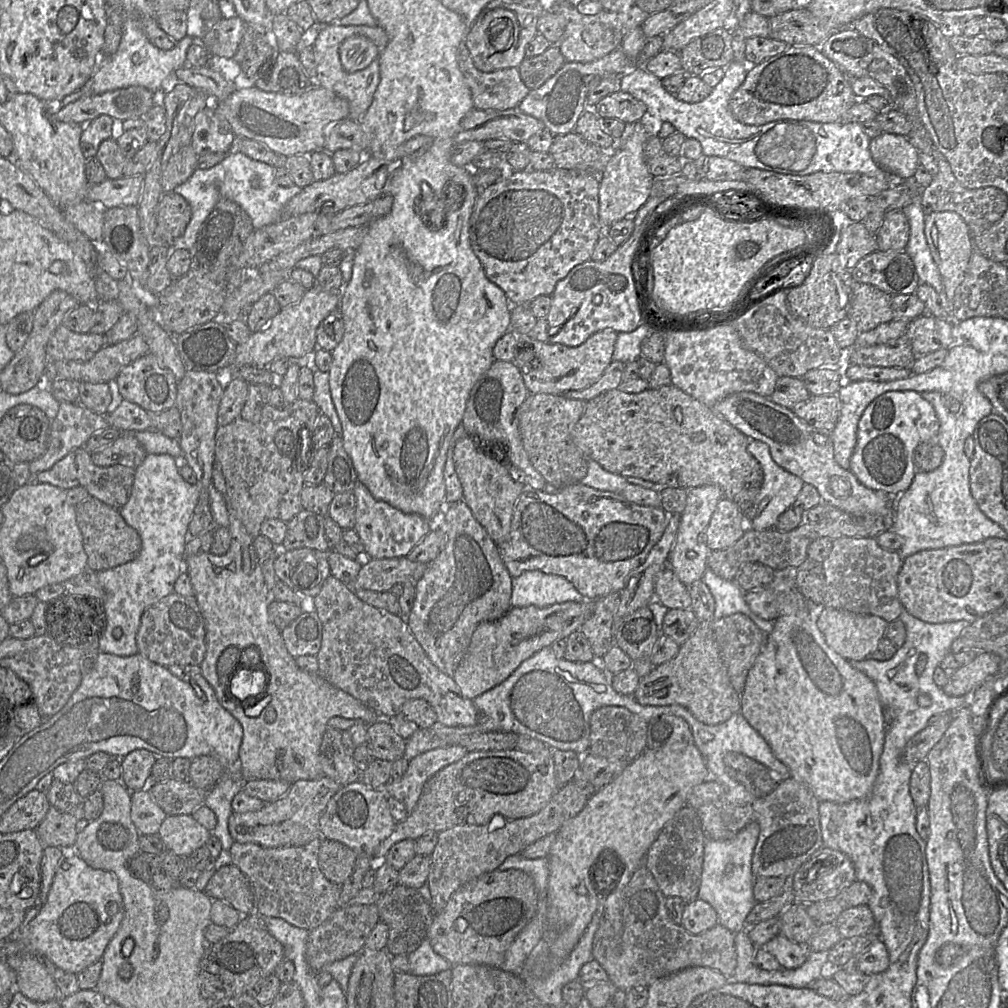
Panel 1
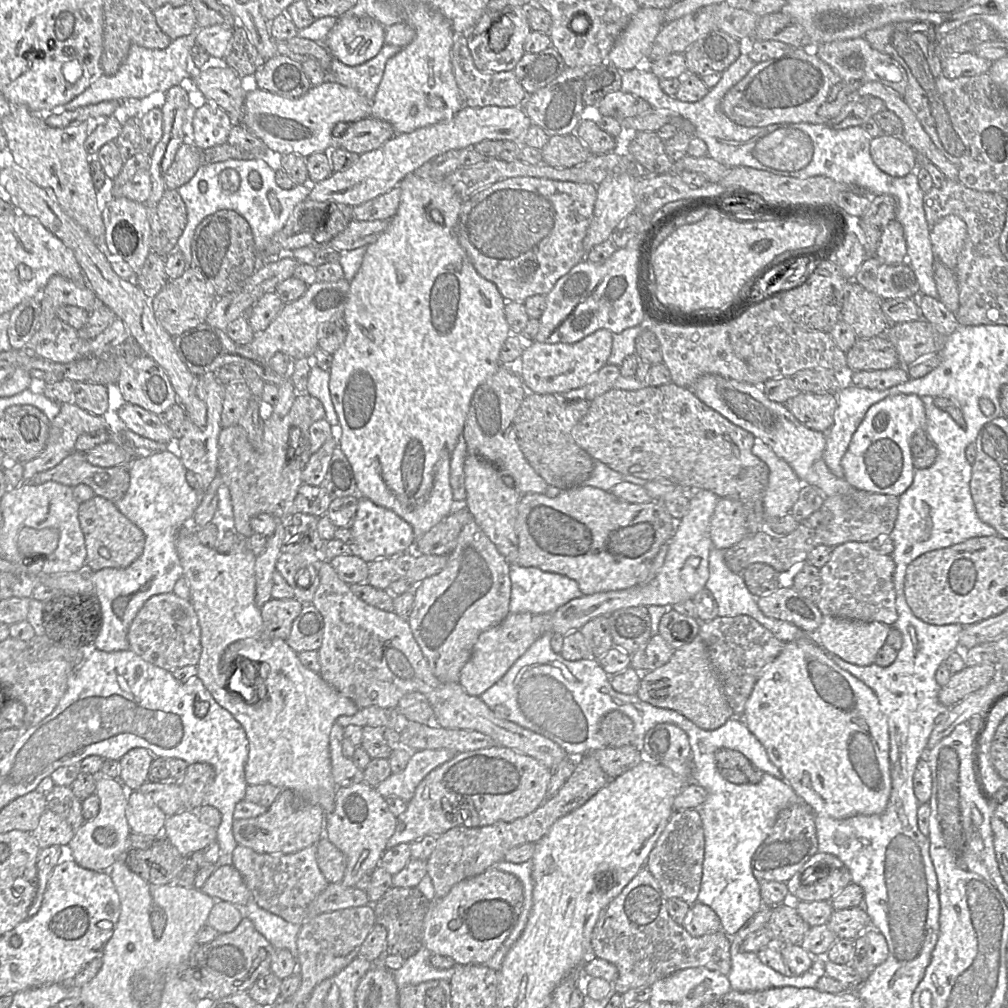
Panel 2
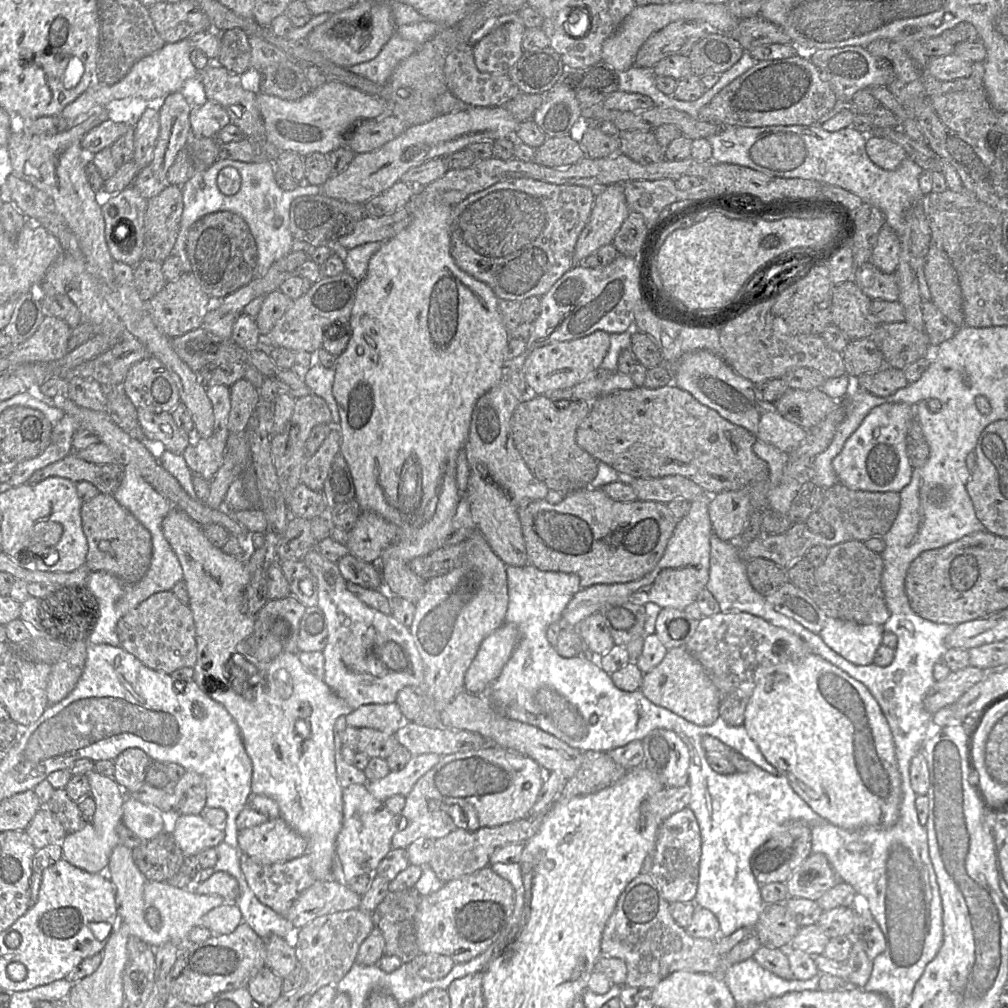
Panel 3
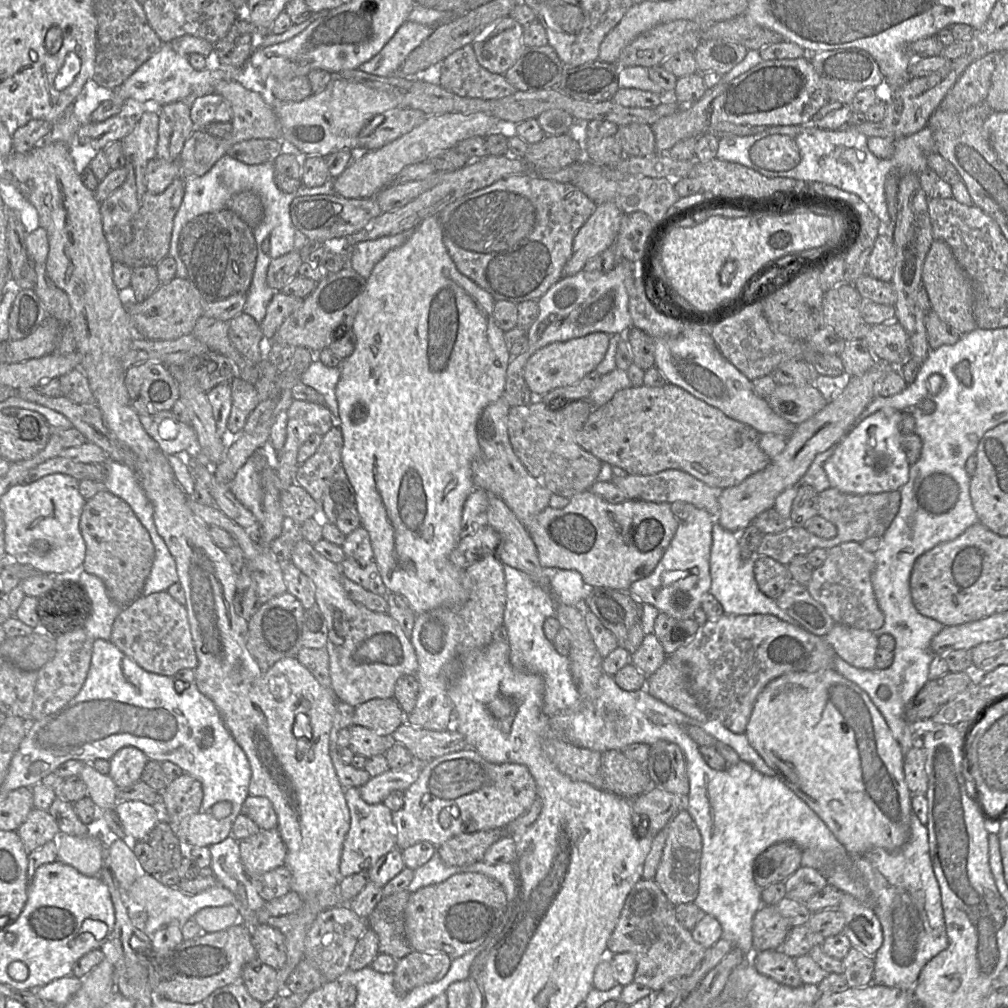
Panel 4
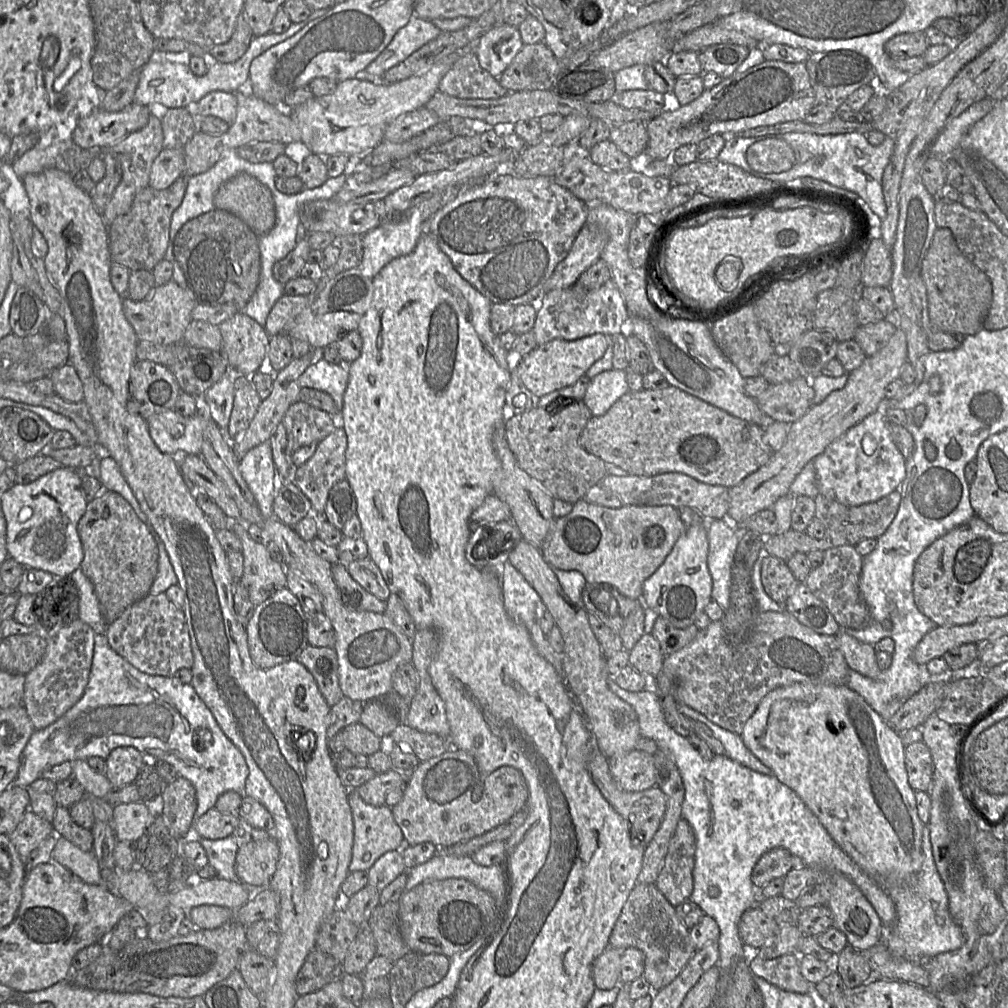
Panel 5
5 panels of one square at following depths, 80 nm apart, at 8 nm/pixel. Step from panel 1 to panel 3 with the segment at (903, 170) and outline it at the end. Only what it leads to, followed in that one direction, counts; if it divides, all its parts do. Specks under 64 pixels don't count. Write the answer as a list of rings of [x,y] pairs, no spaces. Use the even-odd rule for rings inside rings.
[[[869,135],[866,152],[871,161],[884,170],[895,170],[907,157],[906,151],[899,144],[883,137]]]

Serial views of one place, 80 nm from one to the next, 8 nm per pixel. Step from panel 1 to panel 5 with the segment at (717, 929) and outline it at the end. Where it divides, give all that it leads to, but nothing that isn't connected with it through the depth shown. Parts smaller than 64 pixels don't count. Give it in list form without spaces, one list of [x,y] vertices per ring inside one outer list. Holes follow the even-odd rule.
[[[636,884],[613,928],[609,945],[617,949],[635,947],[644,953],[643,978],[657,992],[669,985],[696,952],[690,930],[678,918],[673,907],[655,884]]]

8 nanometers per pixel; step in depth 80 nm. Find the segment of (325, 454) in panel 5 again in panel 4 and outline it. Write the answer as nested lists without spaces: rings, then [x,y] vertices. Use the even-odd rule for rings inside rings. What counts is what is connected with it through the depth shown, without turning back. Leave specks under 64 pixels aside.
[[[332,427],[322,438],[316,452],[308,458],[303,464],[298,466],[295,475],[295,482],[319,504],[321,508],[321,501],[324,491],[335,473],[336,469],[341,465],[341,450],[343,447],[343,435],[340,427]]]

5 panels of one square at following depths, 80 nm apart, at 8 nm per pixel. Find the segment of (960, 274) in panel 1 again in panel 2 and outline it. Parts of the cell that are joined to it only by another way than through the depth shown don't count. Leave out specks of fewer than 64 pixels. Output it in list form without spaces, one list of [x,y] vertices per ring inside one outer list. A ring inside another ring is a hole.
[[[957,215],[939,219],[929,231],[935,259],[954,270],[967,234],[965,222]]]

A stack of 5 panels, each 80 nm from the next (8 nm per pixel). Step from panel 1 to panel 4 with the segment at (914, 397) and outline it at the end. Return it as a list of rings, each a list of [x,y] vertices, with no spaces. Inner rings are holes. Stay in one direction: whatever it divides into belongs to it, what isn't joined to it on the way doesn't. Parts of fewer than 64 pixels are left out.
[[[882,408],[857,422],[846,433],[823,465],[831,487],[849,494],[865,495],[900,490],[908,482],[910,465],[900,443],[901,412]]]

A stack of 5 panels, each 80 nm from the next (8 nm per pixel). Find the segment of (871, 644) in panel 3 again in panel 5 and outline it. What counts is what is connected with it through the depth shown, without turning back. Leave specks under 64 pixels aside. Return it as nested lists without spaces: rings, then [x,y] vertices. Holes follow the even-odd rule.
[[[840,630],[836,639],[850,670],[872,679],[879,676],[881,671],[876,663],[874,645],[858,641],[845,630]]]

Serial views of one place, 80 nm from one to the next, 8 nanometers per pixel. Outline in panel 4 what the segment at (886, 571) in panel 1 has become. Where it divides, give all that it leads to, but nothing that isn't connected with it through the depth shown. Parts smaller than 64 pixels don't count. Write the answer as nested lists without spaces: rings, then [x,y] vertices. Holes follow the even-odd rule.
[[[842,543],[827,550],[825,561],[813,569],[806,587],[810,595],[825,607],[835,623],[875,631],[884,624],[884,615],[878,606],[871,581],[875,566],[874,554],[866,551],[860,543]]]

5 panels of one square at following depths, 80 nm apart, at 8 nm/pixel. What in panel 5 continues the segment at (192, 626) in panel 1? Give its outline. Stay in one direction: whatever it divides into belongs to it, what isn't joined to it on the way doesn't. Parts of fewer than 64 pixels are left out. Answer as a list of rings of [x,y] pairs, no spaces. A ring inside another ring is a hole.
[[[165,593],[148,594],[132,604],[108,625],[106,636],[111,648],[143,673],[172,677],[178,670],[191,669],[193,666],[194,658],[183,609],[177,608]]]

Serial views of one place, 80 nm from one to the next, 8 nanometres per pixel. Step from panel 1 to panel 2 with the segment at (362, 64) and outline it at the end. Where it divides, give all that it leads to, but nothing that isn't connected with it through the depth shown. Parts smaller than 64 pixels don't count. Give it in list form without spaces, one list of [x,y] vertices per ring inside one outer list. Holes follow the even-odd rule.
[[[346,14],[338,18],[324,45],[333,57],[347,66],[356,66],[373,59],[385,44],[384,26],[371,17]]]

